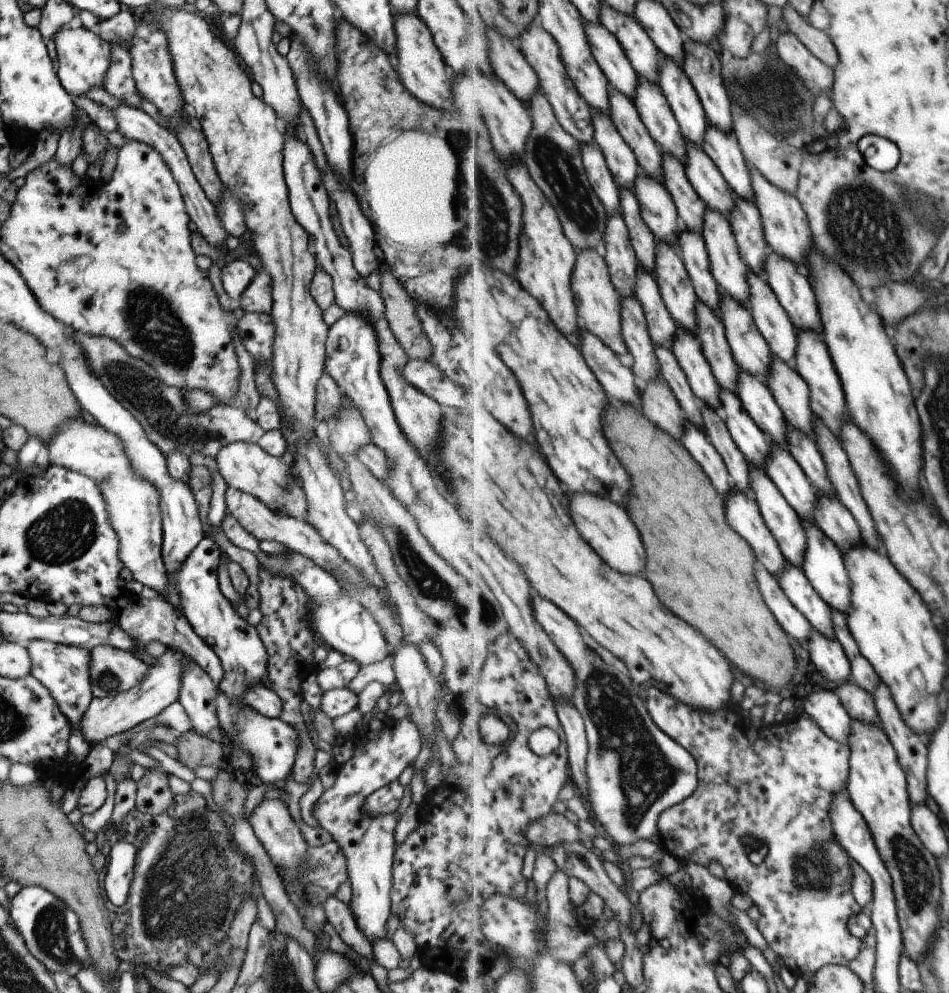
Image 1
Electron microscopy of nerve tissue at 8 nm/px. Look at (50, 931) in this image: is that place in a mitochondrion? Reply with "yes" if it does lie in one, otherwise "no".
yes

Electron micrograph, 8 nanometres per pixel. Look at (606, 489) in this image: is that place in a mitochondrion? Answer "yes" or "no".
no

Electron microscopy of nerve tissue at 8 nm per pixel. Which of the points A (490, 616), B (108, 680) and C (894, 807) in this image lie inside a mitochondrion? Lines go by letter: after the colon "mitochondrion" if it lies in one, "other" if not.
A: mitochondrion
B: mitochondrion
C: other

